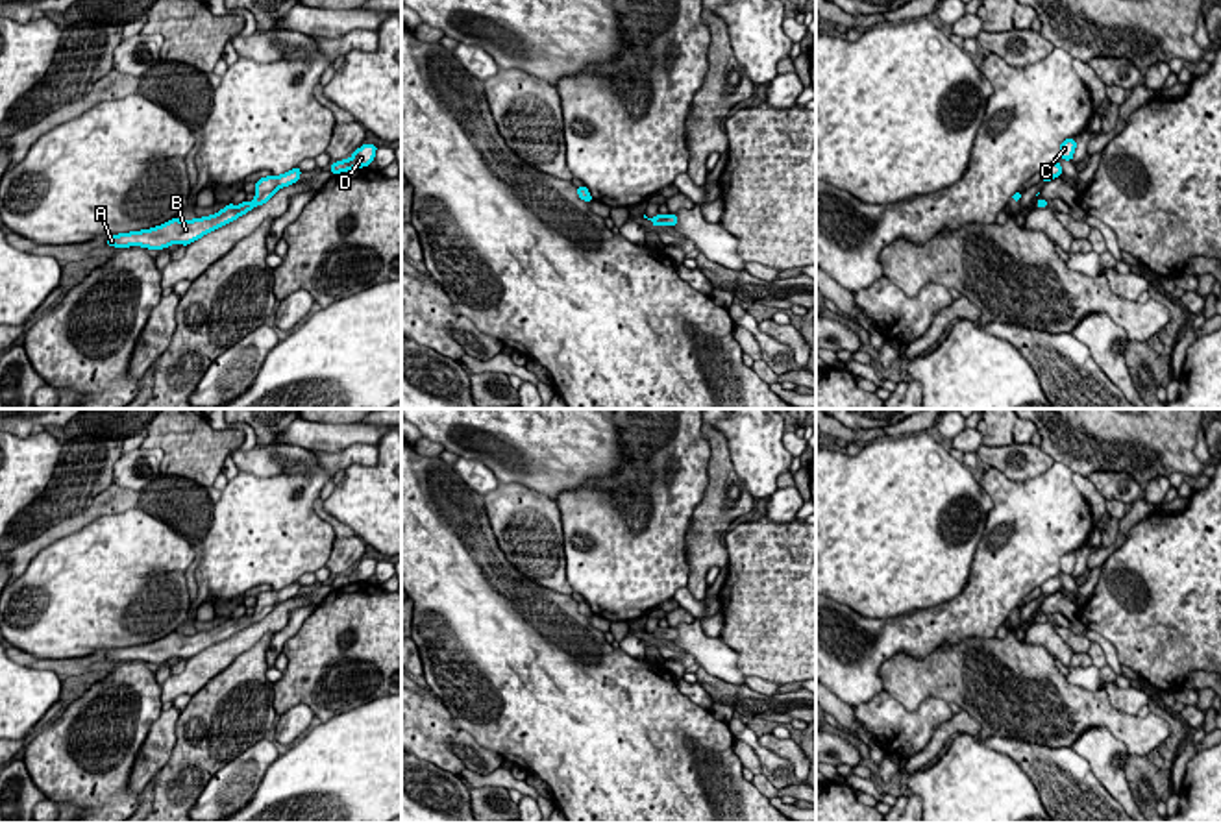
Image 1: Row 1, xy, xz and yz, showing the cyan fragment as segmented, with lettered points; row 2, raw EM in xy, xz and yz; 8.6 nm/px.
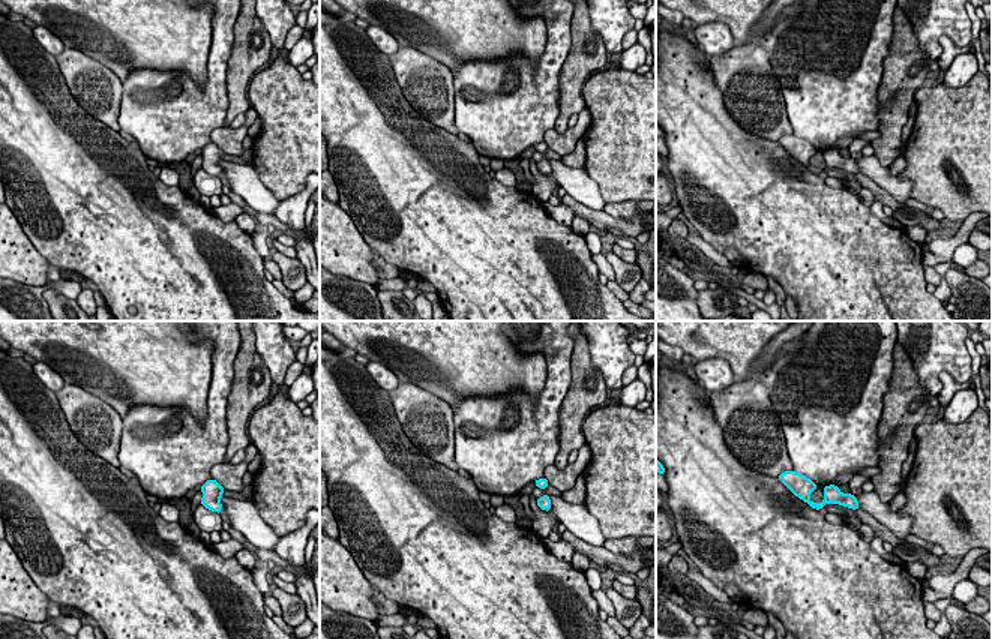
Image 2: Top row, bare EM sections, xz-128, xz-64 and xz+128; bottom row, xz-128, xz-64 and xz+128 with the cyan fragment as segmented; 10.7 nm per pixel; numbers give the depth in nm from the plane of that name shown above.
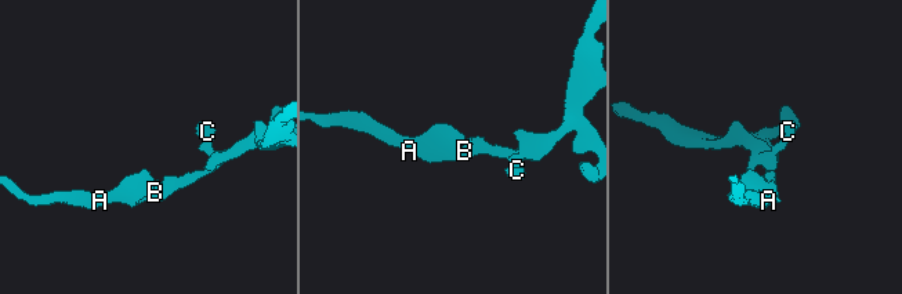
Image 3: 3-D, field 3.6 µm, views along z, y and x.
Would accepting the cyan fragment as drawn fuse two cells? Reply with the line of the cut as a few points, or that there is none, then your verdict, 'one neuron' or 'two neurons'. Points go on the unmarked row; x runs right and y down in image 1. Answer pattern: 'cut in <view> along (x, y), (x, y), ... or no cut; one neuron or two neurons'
no cut; one neuron

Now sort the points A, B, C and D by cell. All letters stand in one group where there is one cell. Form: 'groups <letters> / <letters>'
groups A B C D

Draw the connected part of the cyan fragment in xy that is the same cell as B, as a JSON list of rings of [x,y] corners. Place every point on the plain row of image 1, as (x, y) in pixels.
[[[296,581],[281,590],[261,592],[255,597],[253,616],[242,616],[240,620],[229,618],[222,625],[211,631],[194,633],[187,636],[179,633],[172,633],[152,644],[107,649],[105,655],[109,660],[115,660],[115,662],[142,660],[148,664],[163,664],[163,662],[168,662],[170,658],[187,660],[198,655],[200,651],[211,647],[213,644],[218,644],[233,636],[235,633],[252,625],[255,620],[263,620],[276,608],[278,603],[283,603],[287,599],[300,596],[300,588],[302,584]]]

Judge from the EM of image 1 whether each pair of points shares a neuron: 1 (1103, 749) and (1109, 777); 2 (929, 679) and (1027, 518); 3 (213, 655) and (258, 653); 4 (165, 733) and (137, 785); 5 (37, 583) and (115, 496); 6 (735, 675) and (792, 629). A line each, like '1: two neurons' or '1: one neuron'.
1: one neuron
2: two neurons
3: two neurons
4: one neuron
5: two neurons
6: two neurons

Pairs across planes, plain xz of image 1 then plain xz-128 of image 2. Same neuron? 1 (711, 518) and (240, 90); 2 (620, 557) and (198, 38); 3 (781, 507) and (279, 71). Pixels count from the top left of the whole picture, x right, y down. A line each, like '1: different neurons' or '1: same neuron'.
1: same neuron
2: different neurons
3: different neurons

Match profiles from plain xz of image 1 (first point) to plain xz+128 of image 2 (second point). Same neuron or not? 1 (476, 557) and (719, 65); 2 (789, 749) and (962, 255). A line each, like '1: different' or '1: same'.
1: different
2: different

